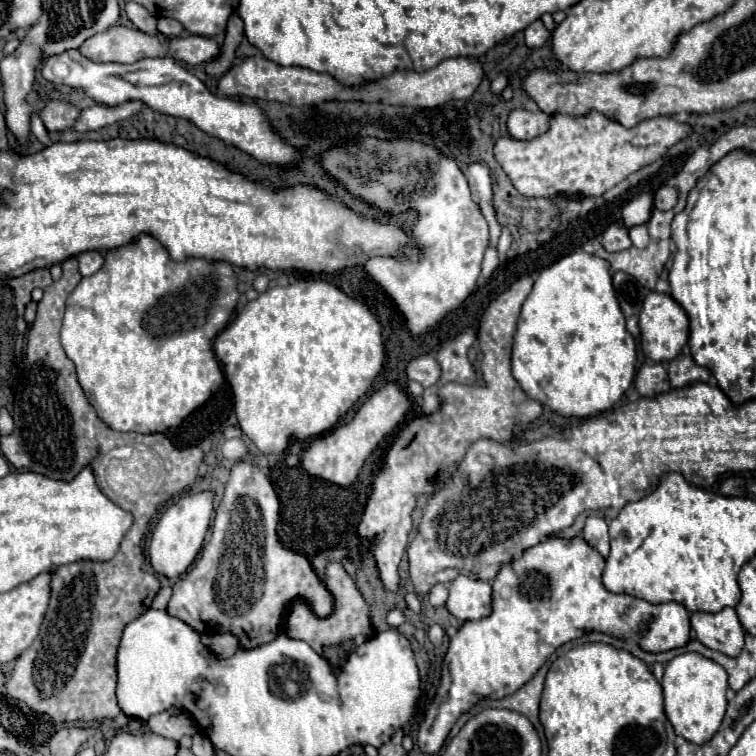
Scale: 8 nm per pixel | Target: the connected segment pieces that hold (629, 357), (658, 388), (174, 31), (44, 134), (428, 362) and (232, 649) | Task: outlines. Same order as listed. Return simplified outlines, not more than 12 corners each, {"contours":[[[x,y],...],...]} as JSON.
{"contours":[[[576,251],[522,305],[512,375],[562,417],[612,409],[636,341]],[[644,363],[636,375],[640,397],[656,397],[672,387],[666,367]],[[168,17],[158,19],[158,31],[166,37],[182,35],[180,23]],[[38,115],[32,117],[32,133],[42,145],[50,145],[50,135]],[[422,355],[408,363],[408,379],[432,387],[440,379],[434,357]],[[230,633],[202,635],[202,643],[220,659],[240,645]]]}

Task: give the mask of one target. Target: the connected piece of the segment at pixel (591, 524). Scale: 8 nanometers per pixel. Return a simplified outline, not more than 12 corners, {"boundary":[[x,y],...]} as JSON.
{"boundary":[[590,515],[582,537],[602,557],[610,553],[608,523]]}

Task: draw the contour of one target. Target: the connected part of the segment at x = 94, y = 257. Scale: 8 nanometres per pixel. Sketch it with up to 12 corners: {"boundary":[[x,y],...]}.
{"boundary":[[98,251],[78,255],[82,277],[102,269],[104,255]]}

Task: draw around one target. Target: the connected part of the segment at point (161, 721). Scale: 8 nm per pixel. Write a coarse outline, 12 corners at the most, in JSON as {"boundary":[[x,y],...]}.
{"boundary":[[186,711],[152,715],[146,725],[156,735],[180,741],[198,731]]}

